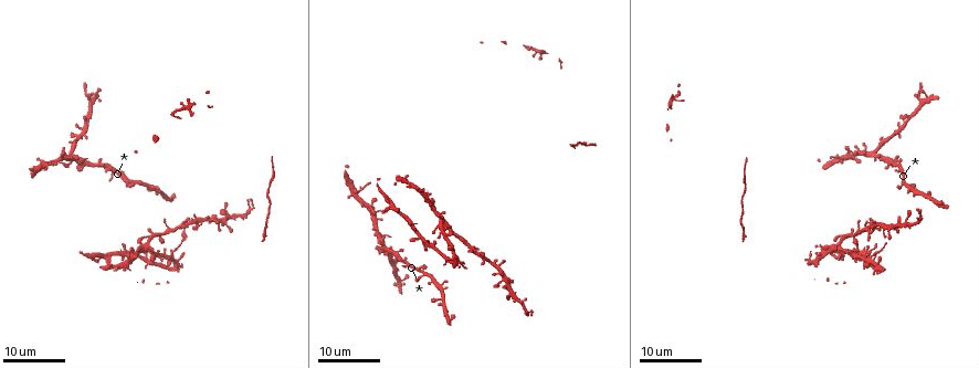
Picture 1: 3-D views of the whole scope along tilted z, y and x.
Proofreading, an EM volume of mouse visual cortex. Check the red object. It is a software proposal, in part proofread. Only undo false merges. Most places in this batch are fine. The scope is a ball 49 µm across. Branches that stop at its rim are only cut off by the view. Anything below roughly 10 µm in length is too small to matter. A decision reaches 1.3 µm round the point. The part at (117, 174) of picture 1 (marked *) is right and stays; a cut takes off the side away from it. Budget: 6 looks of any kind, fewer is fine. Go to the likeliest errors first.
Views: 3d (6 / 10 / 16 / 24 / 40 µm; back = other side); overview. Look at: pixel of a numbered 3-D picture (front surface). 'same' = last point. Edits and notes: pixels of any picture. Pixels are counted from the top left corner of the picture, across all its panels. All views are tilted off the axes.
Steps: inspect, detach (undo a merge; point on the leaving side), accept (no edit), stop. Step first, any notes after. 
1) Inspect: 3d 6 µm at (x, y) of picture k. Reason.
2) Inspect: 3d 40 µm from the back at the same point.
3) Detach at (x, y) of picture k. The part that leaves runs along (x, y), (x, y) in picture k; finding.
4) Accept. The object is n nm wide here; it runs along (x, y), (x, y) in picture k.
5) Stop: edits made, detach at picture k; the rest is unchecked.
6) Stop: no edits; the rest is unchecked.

Inspect: 3d 24 µm at (147, 248) of picture 1. Four-way junction.

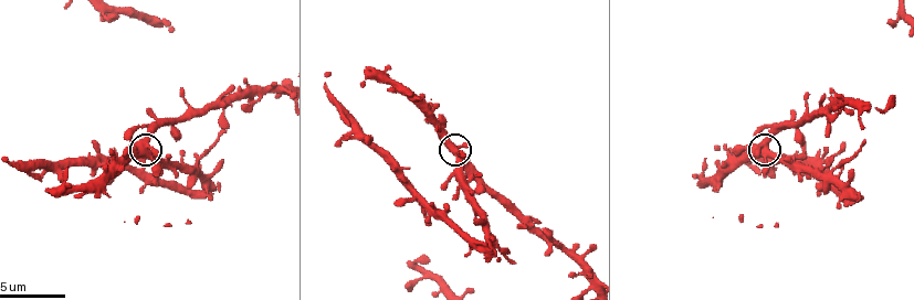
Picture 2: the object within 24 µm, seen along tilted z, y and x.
Inspect: 3d 10 µm at (148, 152) of picture 2.

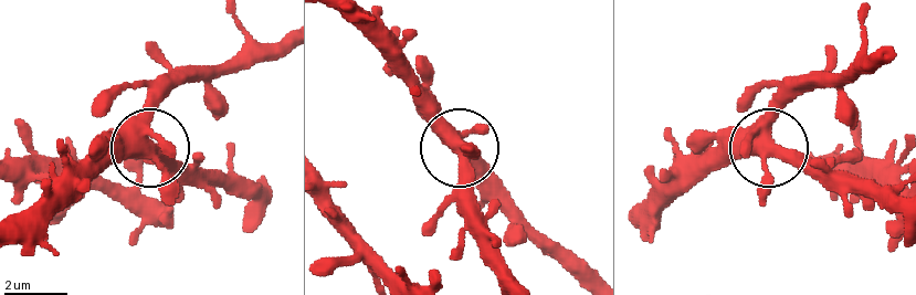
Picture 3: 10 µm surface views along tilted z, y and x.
Accept. 4 arms meet here; all the same cell.

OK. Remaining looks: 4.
Inspect: 3d 24 µm at (873, 148) of picture 1.

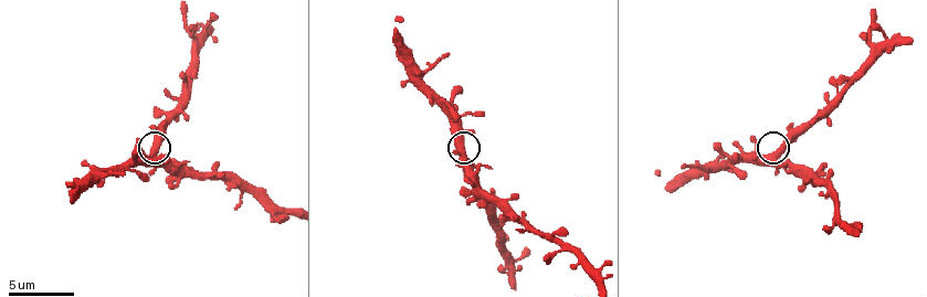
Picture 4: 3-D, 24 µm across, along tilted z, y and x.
Inspect: 3d 6 µm at (151, 151) of picture 4. Zoom in.

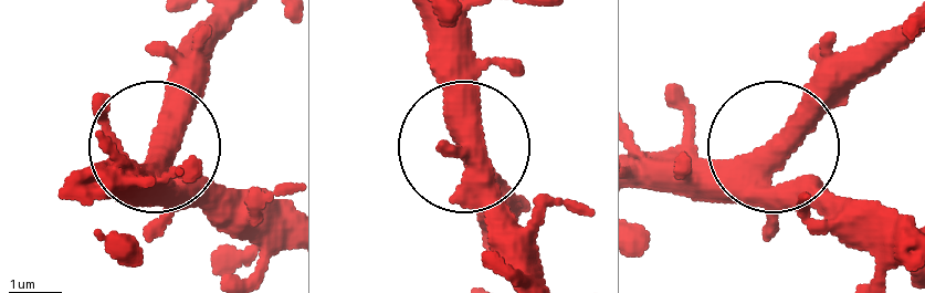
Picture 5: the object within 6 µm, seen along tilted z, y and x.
Accept. The object is 420 nm wide here; it runs along (291, 229), (251, 223), (165, 153), (179, 45) in picture 5; one cell here.

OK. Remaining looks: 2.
Inspect: 3d 10 µm at (192, 112) of picture 2. Three arms meet.

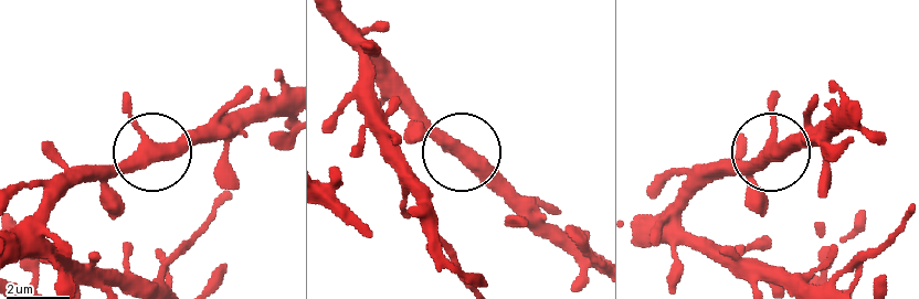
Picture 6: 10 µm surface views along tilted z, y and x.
Accept. One cell here.

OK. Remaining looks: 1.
Stop: no edits; the rest is unchecked.

